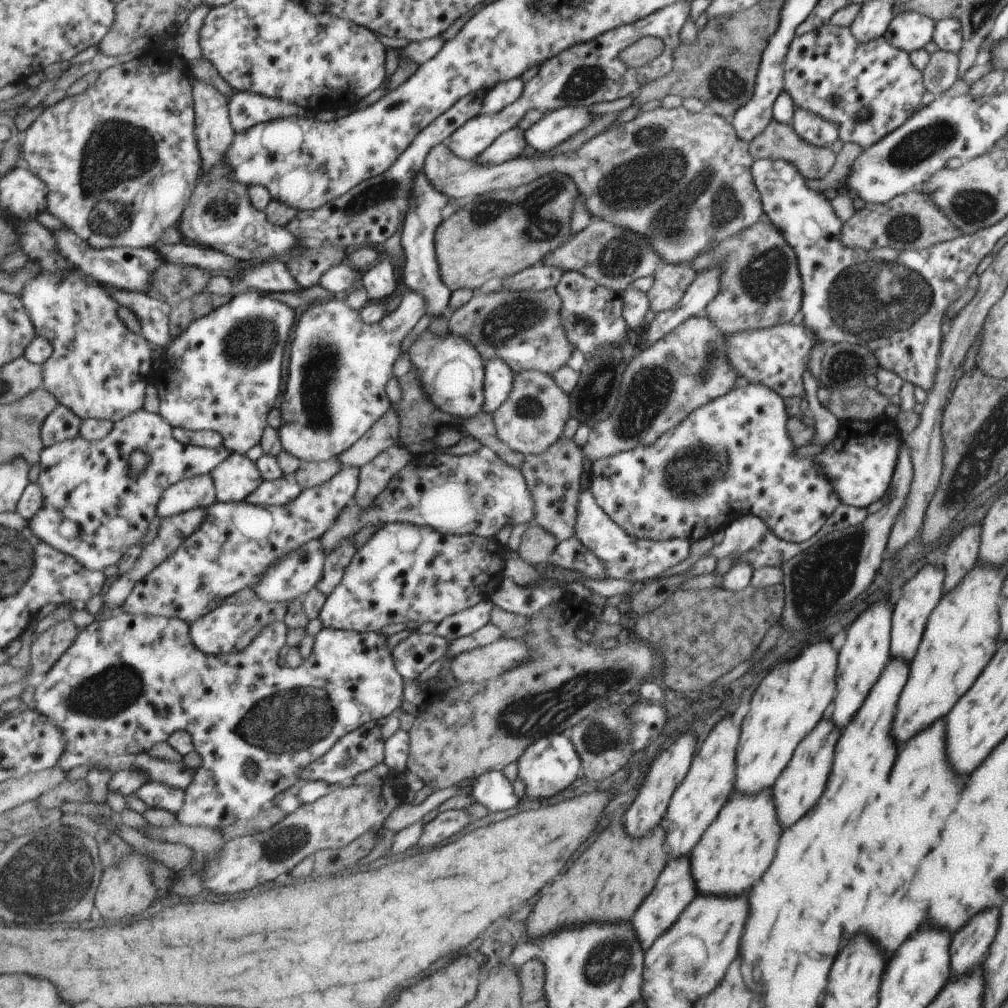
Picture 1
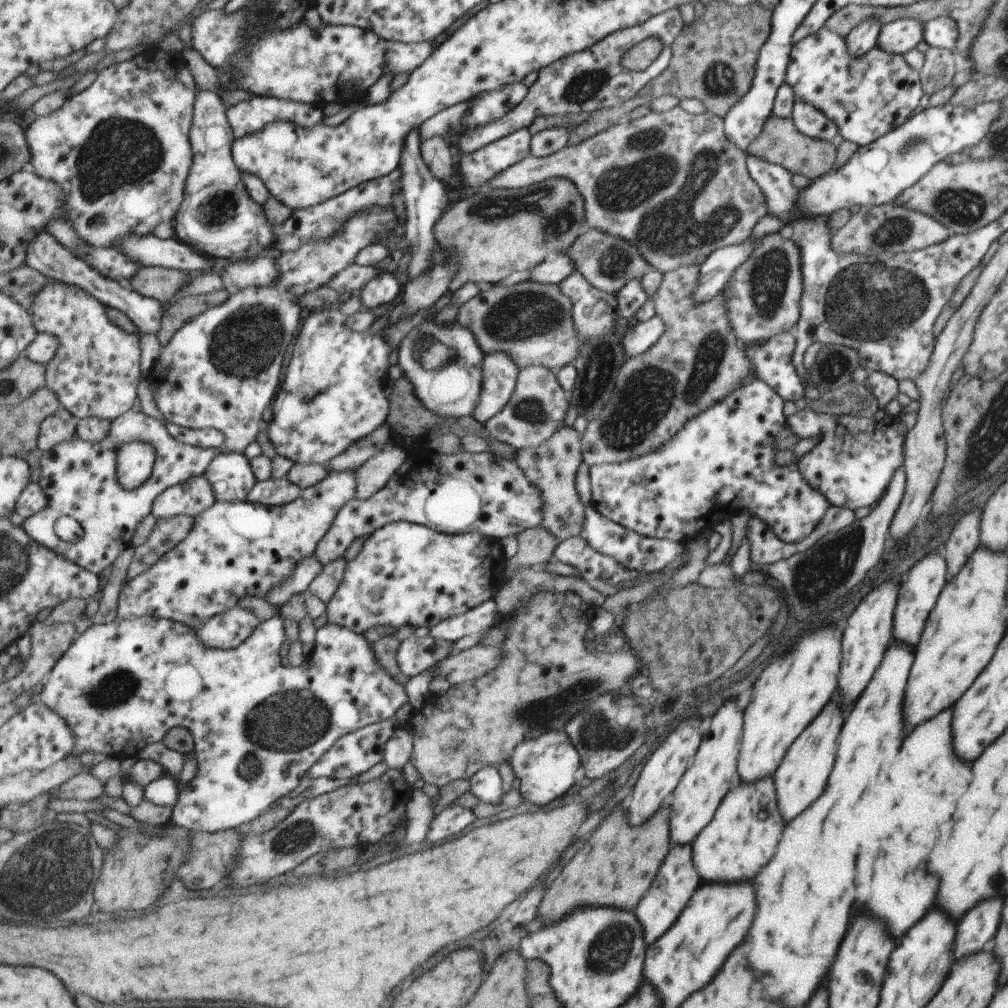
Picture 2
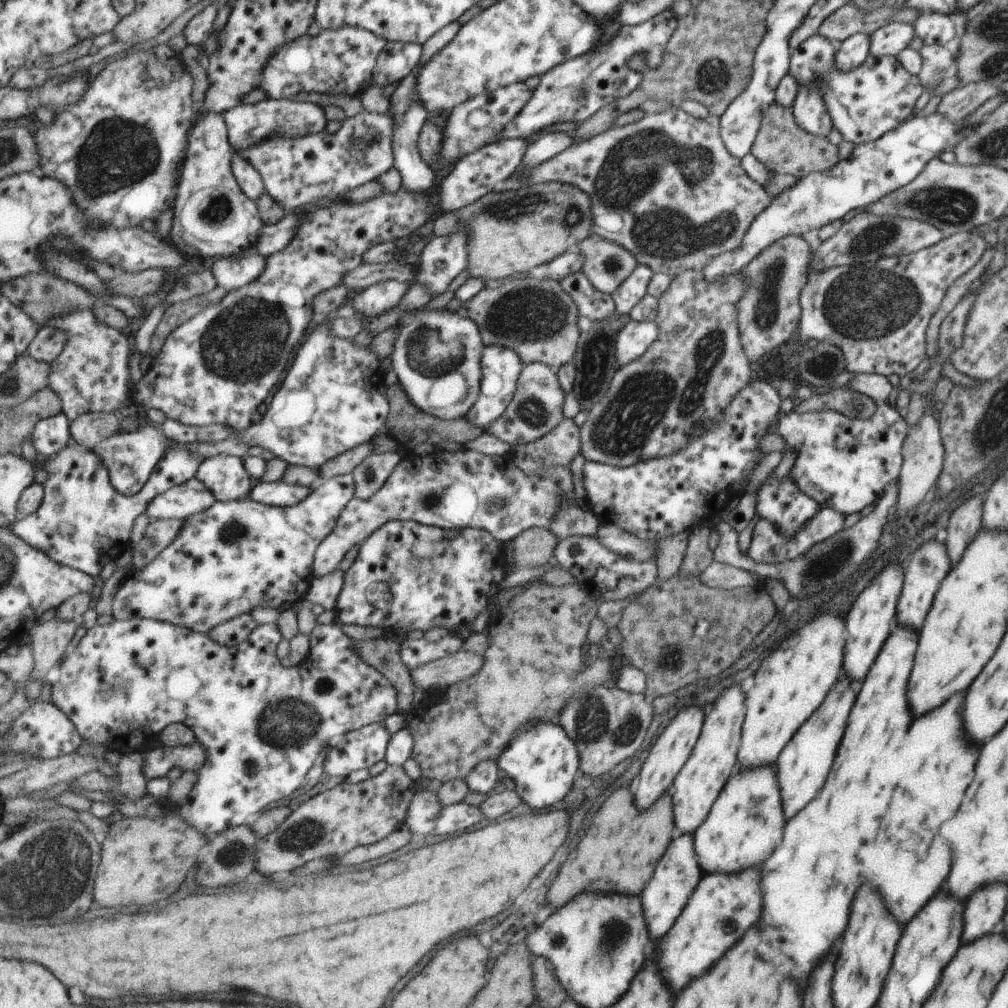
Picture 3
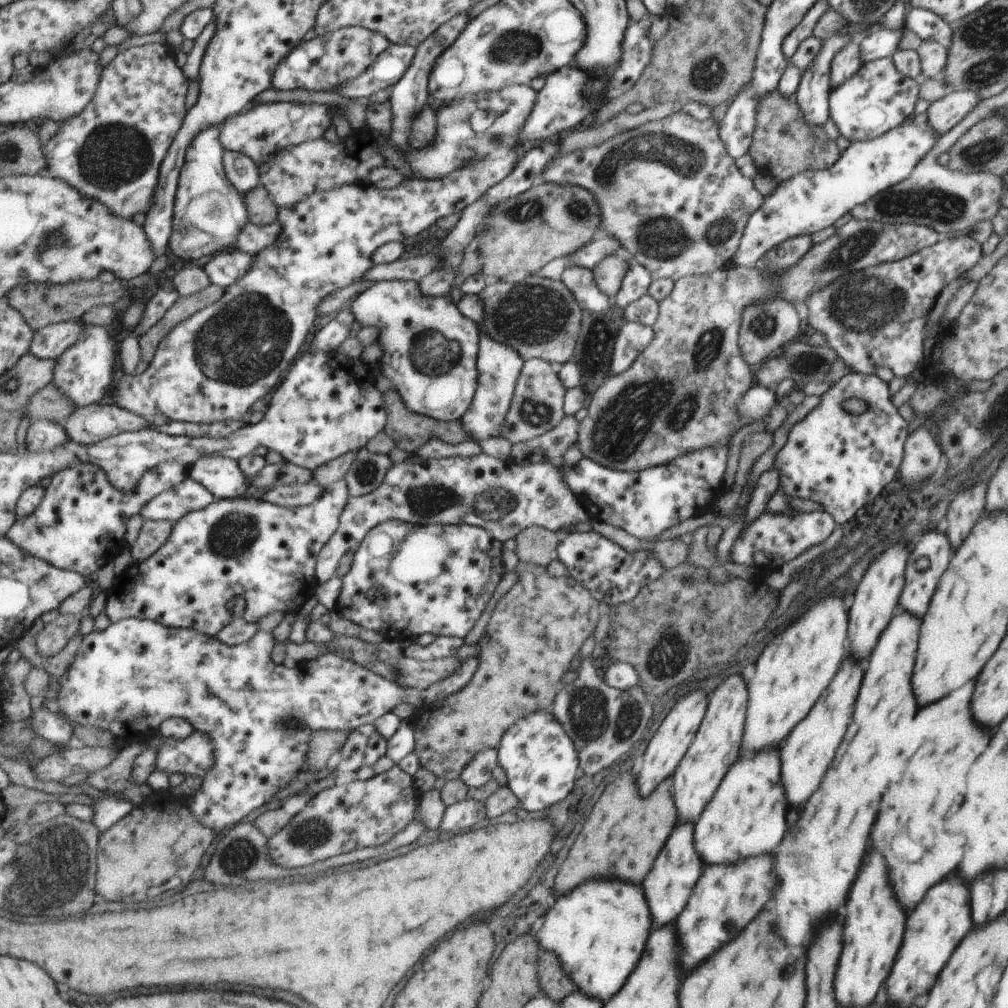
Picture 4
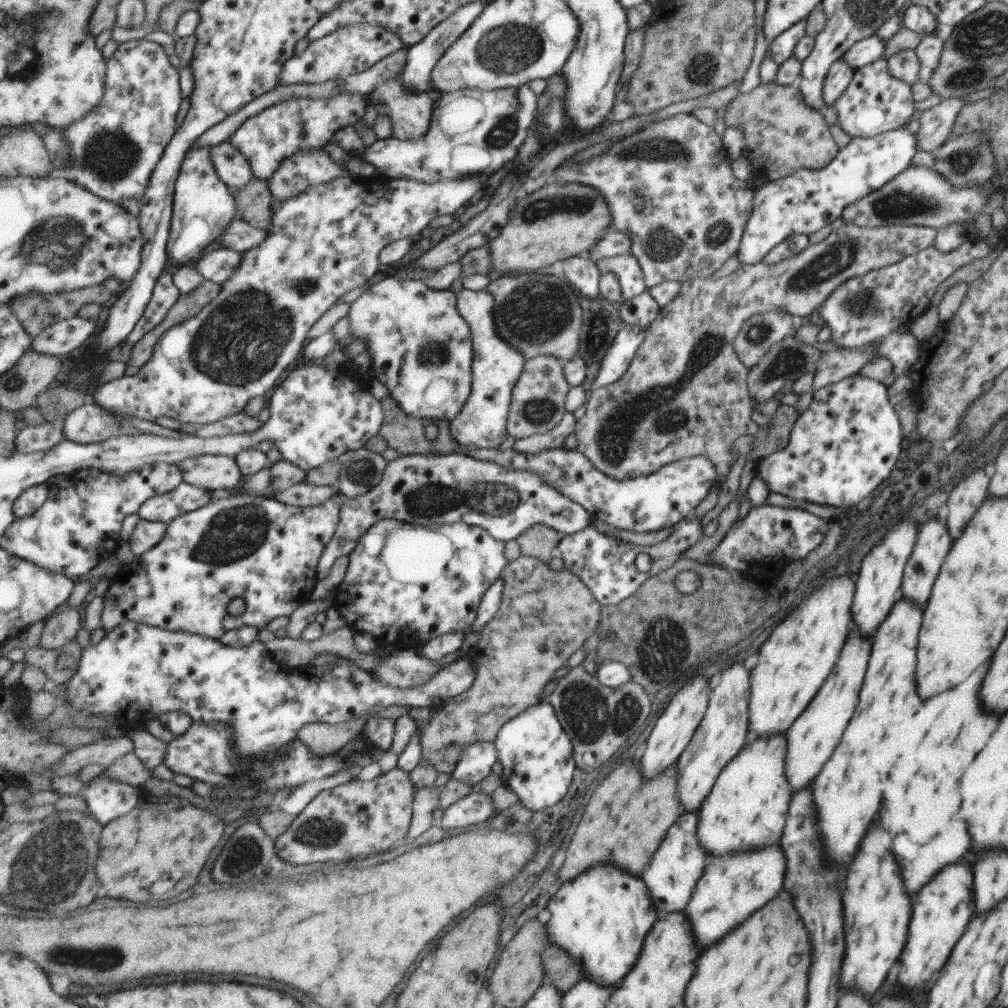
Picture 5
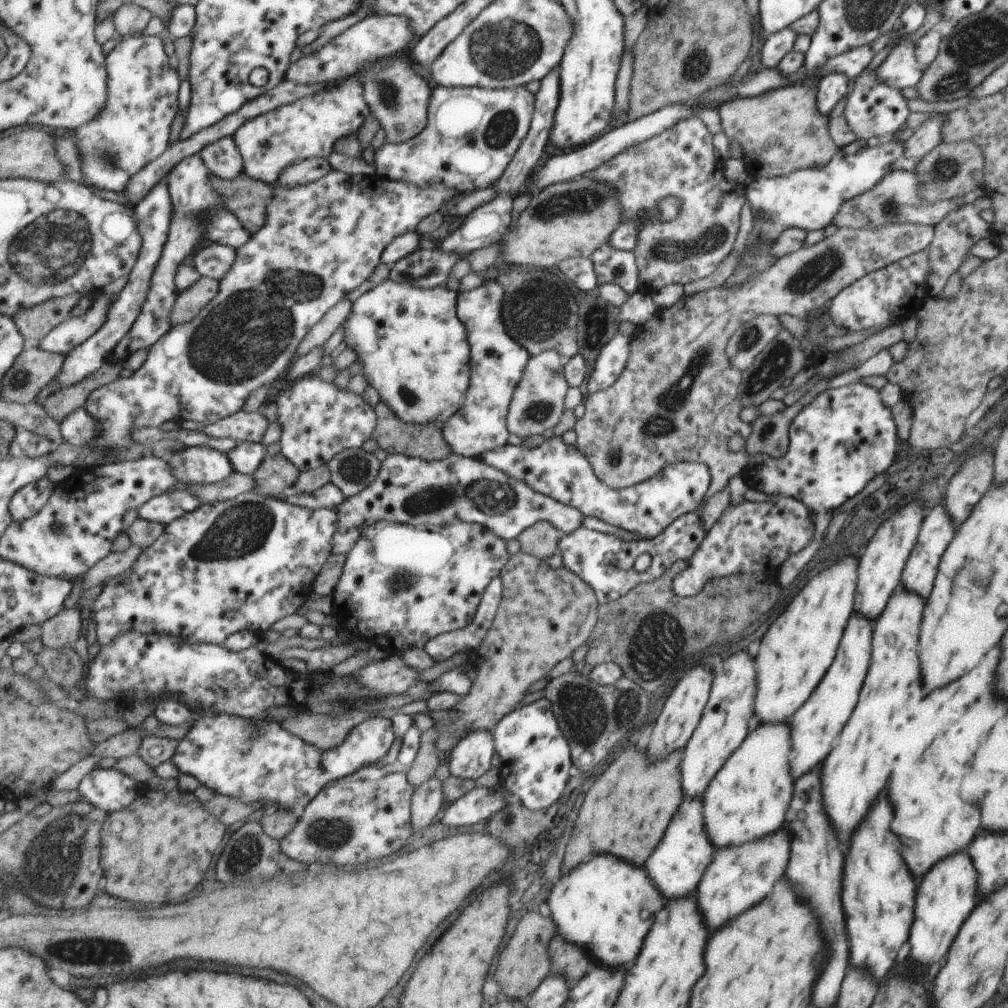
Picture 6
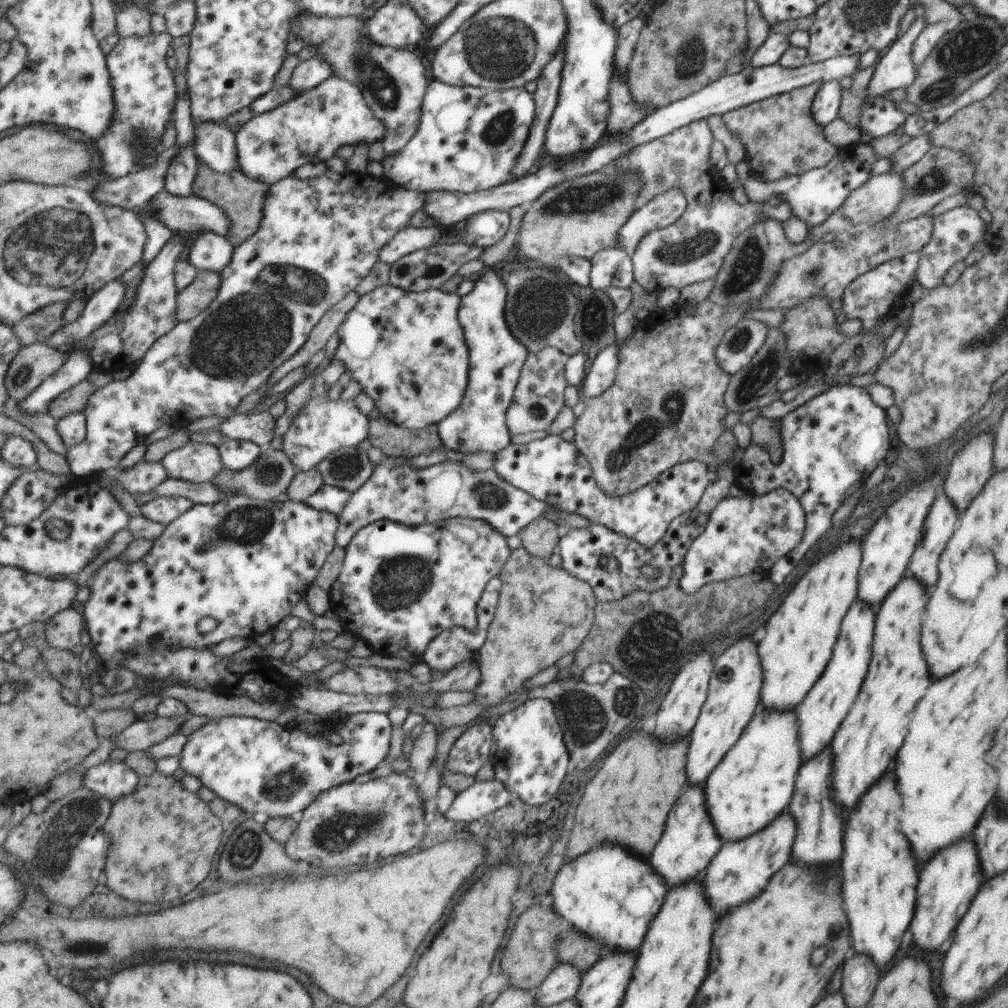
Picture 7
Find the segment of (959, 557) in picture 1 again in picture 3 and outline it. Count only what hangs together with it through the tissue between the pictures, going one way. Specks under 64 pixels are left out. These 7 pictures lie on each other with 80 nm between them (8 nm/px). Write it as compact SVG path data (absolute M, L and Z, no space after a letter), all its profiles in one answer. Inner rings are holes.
M979 496L963 500L949 514L944 543L948 548L948 559L952 560L953 564L959 560L963 549L981 528L981 518L982 500Z

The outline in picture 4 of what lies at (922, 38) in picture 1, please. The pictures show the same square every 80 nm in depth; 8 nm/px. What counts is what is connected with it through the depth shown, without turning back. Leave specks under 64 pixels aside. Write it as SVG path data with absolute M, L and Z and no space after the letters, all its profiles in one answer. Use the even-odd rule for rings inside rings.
M875 27L869 33L859 37L857 44L860 48L860 61L863 63L875 61L881 57L890 57L897 52L897 41L900 37L900 30L885 30Z

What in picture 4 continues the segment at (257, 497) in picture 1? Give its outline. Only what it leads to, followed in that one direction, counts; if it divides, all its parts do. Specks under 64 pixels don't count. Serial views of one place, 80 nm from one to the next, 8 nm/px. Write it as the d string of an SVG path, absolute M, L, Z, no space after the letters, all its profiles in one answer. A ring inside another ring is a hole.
M315 482L307 484L281 485L277 484L265 492L254 492L261 499L281 505L282 507L300 507L315 504L323 495L326 489Z

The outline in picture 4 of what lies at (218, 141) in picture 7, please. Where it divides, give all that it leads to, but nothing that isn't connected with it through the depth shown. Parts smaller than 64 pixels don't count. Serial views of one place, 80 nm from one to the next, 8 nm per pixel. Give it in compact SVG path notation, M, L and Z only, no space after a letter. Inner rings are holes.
M225 149L223 168L231 182L237 186L237 190L244 196L262 183L259 164L244 153Z

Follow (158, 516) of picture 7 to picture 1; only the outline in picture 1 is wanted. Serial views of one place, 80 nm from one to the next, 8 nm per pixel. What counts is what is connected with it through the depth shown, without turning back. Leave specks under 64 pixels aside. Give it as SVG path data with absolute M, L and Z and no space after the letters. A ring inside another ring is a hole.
M195 475L182 480L164 492L157 515L169 518L195 510L207 509L218 501L216 482L209 475Z

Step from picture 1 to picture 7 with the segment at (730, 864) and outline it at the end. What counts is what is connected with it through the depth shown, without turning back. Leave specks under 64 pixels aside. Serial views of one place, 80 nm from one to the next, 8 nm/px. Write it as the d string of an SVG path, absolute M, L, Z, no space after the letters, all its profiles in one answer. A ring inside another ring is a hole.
M762 708L757 720L749 724L749 732L741 736L741 744L725 756L725 764L709 776L709 784L703 784L704 800L709 800L708 815L713 816L712 825L723 840L747 838L787 808L795 772L801 764L797 728L793 710L777 712Z

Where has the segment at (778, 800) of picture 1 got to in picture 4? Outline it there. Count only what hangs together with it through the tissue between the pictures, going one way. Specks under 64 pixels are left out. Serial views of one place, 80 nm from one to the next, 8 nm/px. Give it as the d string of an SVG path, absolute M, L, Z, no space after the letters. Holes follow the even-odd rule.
M847 658L845 664L841 664L841 672L833 676L833 684L829 684L829 692L817 700L817 708L805 715L805 720L801 719L801 724L797 723L797 728L792 728L789 740L783 740L779 746L779 757L781 772L785 770L785 792L789 792L789 804L799 806L803 804L811 792L817 788L823 772L827 770L829 762L833 760L835 748L839 746L845 728L851 720L851 710L853 702L861 684L861 666L857 660Z

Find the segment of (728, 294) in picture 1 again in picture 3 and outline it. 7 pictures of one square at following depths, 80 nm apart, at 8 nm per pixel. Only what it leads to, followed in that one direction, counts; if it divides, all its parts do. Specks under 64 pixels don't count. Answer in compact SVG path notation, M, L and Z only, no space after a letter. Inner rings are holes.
M785 236L751 260L742 270L747 278L747 290L739 301L737 324L745 357L759 362L773 348L785 344L800 321L800 292L807 283L807 266L811 256L809 244L800 236Z

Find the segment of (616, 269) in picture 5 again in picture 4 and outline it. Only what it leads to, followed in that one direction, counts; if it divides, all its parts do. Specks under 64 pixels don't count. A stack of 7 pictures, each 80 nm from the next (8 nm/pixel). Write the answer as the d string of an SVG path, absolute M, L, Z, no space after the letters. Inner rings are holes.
M631 258L627 261L627 272L625 272L624 280L620 284L620 291L613 296L610 302L615 302L617 308L623 310L625 306L629 306L631 302L635 302L637 298L647 293L647 288L651 282L651 274L649 270L645 270L643 266L636 264Z

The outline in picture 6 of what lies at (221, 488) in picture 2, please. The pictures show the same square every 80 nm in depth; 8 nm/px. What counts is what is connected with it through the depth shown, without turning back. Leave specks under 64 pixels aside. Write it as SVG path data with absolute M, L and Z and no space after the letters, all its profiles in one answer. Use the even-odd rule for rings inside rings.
M207 445L184 447L168 463L181 483L217 484L235 471L227 453Z

